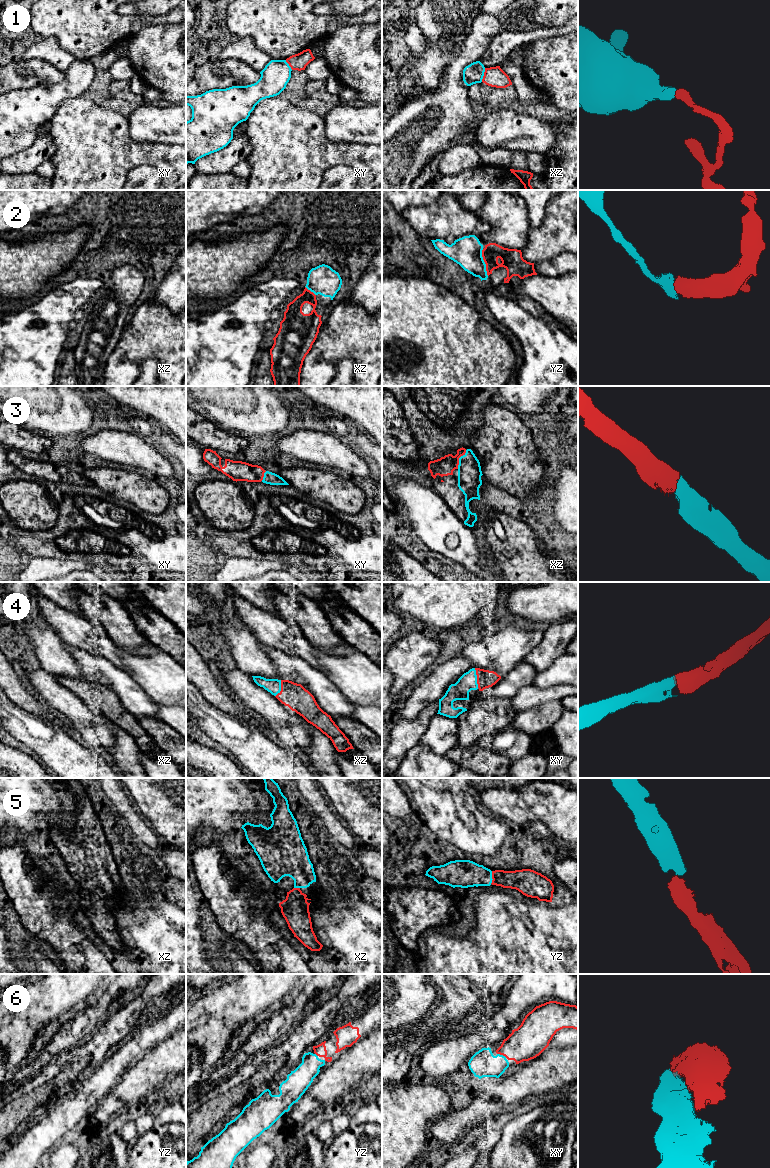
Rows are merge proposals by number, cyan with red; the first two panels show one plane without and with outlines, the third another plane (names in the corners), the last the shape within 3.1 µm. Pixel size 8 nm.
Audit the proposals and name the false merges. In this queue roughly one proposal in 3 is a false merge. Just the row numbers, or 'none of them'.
1

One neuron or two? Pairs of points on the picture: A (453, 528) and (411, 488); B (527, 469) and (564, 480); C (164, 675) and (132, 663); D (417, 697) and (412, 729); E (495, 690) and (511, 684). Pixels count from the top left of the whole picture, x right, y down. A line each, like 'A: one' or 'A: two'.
A: one
B: two
C: one
D: two
E: one

